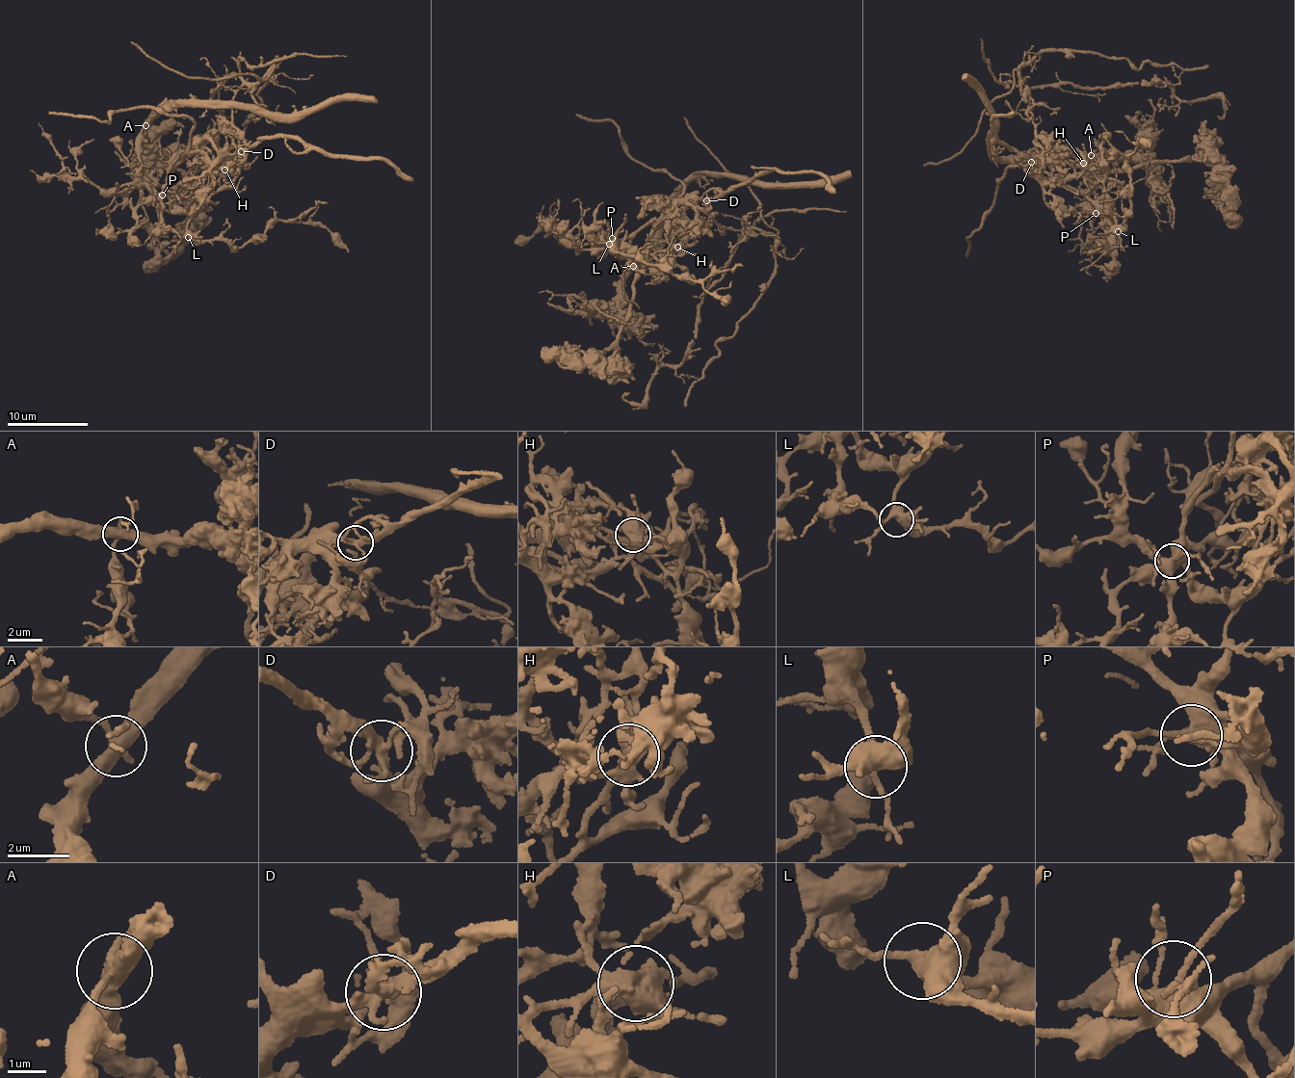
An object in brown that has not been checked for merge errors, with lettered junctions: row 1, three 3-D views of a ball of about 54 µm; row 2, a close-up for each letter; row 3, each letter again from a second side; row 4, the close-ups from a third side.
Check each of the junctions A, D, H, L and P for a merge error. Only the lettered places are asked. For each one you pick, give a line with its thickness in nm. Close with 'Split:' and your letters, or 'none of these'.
A: Thickness 420 nm
D: Thickness 280 nm
H: Thickness 500 nm
Split: A, D, H

